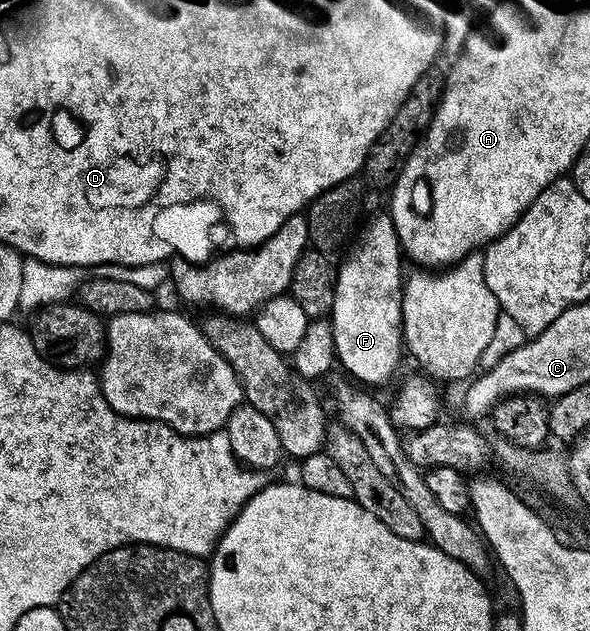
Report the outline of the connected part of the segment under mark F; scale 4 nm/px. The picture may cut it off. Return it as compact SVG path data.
M389 212L374 213L367 221L365 218L352 248L346 255L346 262L337 266L336 299L332 314L336 361L355 377L355 382L366 387L382 385L397 371L398 364L402 361L402 353L404 357L404 254Z

